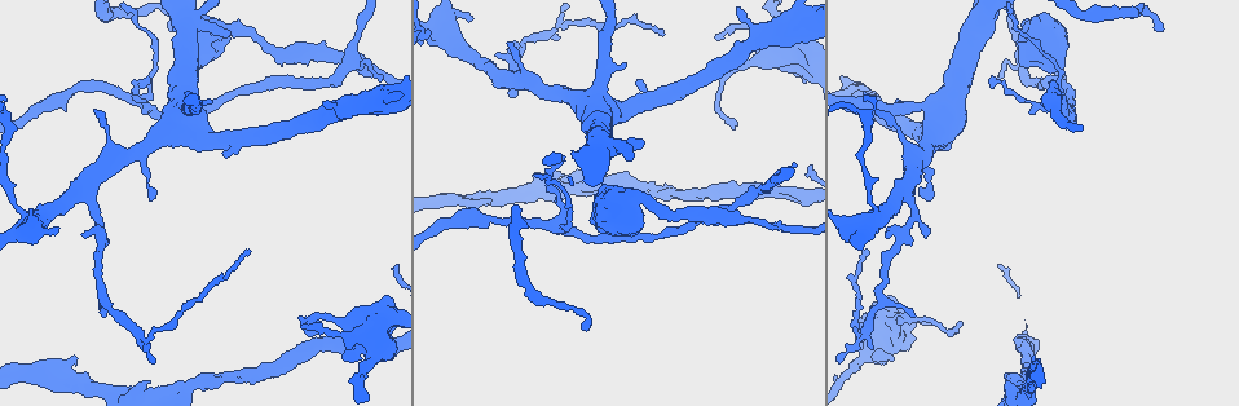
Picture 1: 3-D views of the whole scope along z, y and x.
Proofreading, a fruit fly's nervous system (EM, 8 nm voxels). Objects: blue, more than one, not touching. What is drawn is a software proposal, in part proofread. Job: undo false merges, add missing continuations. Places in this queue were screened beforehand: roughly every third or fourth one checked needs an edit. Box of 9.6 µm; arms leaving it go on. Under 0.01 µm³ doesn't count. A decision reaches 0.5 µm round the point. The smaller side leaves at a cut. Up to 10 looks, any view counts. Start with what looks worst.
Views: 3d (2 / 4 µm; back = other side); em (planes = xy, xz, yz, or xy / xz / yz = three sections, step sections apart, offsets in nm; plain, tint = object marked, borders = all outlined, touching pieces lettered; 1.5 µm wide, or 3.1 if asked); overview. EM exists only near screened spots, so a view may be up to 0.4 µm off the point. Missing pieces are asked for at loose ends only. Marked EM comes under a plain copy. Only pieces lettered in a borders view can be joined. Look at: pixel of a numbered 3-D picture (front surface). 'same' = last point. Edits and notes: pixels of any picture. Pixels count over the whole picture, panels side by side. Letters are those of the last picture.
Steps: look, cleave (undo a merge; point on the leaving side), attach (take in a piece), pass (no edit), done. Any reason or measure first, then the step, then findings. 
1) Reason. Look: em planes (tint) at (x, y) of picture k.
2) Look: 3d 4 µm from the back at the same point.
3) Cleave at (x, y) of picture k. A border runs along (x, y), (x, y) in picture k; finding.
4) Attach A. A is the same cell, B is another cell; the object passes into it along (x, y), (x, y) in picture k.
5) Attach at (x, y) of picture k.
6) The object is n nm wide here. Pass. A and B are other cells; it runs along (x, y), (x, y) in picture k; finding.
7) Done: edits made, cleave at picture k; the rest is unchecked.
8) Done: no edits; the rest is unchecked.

Look: em xz step 8 (borders) at (303, 325) of picture 1.

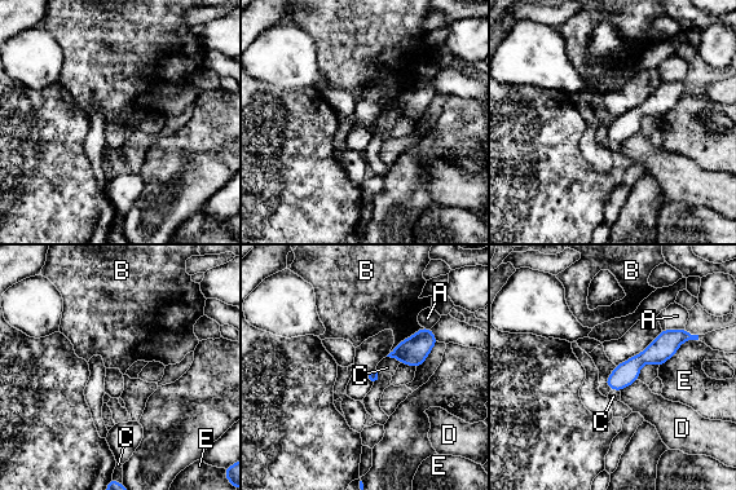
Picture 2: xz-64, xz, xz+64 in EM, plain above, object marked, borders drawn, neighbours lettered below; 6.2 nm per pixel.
The longest contact is with E, 300 nm. Pass. A, B, C, D and E are other cells; it runs along (681, 332), (609, 382) in picture 2; no lettered piece goes on from it.

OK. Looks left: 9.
Thick end. Look: 3d 4 µm at (150, 381) of picture 1.

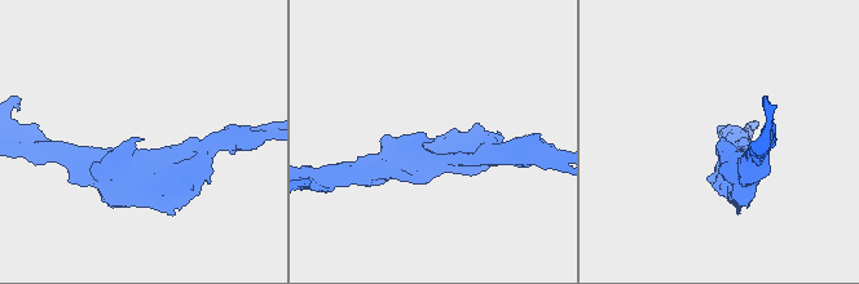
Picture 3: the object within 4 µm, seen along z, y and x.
Now the EM. Look: em planes (borders) at (720, 141) of picture 3.

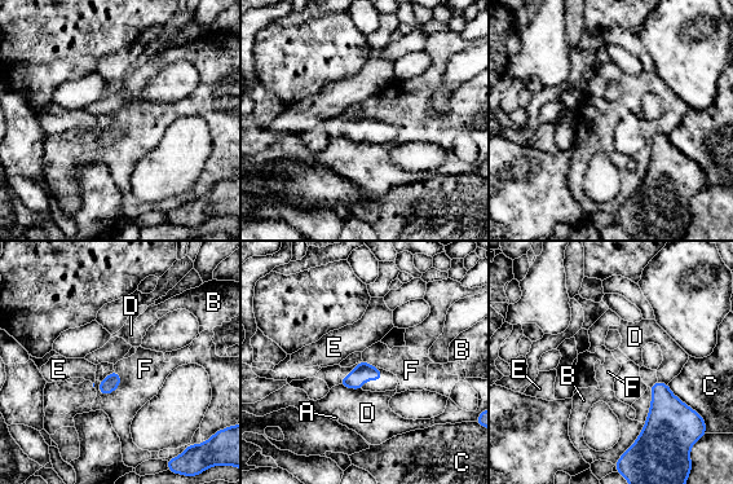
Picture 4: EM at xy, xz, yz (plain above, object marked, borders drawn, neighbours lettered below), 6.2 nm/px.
Pass. A, B, C, D, E and F are other cells; a border runs along (114, 369), (120, 378), (115, 390) in picture 4; no lettered piece goes on from it.

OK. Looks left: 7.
Thin end. Look: 3d 4 µm at (380, 82) of picture 1.

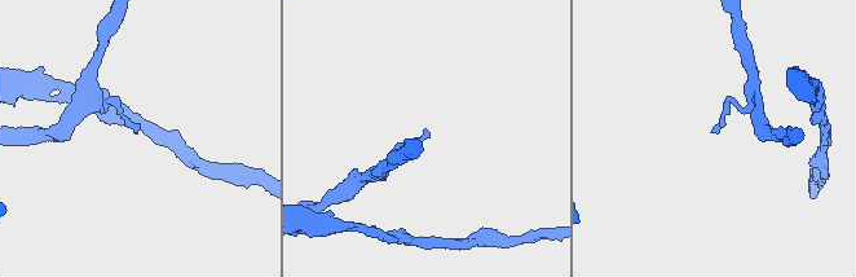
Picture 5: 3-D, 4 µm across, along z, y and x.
Shape alone is not enough. Look: em planes (borders) at (137, 134) of picture 5.

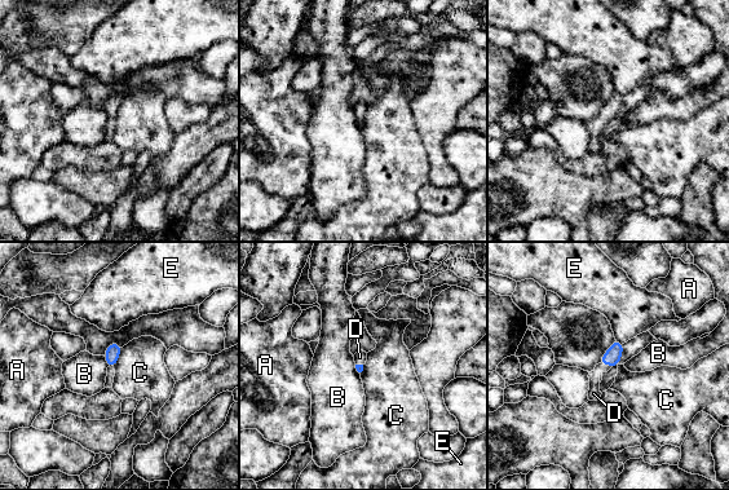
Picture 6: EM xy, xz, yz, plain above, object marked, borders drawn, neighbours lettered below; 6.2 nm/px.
Attach D. D is the same cell, A, B, C and E are other cells; the neuron continues.

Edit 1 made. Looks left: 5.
See it whole again. Look: overview.

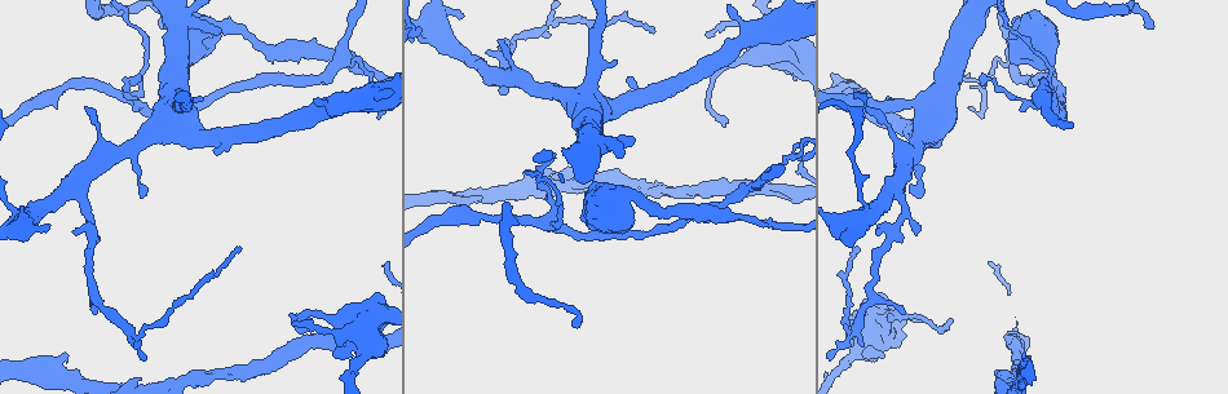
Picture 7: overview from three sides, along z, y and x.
Thin end. Look: 3d 4 µm at (983, 84) of picture 7.

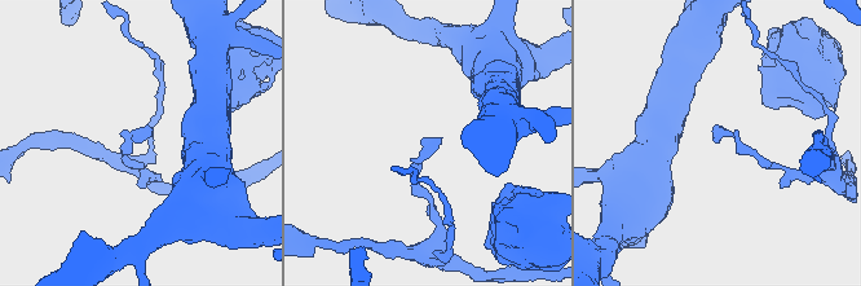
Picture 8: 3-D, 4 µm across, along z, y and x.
Look: em planes (borders) at (131, 140) of picture 8.

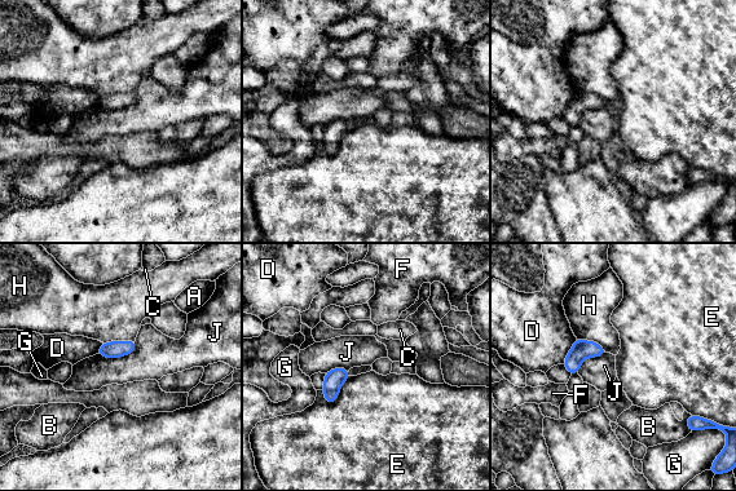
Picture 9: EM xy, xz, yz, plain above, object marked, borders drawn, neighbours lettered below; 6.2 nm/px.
Pass. A, B, C, D, E, F, G, H and J are other cells; no lettered piece goes on from it.

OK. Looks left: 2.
Done: edits made, attach at picture 6; the rest is unchecked.

